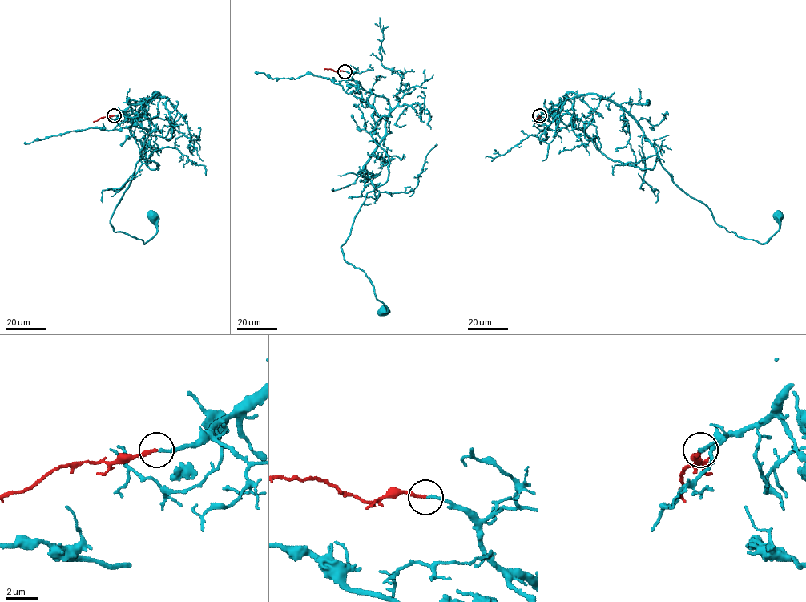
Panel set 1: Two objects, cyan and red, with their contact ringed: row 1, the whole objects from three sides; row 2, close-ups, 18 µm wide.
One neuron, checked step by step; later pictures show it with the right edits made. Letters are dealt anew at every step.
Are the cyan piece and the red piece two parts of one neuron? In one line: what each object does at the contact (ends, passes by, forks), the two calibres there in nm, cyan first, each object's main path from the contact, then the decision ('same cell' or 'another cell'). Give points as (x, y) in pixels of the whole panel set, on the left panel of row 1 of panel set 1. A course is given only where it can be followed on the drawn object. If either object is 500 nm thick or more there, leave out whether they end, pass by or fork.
cyan ends | red ends | 180/200 nm | cyan via (114, 115), (135, 115), (149, 132), (140, 154), (158, 165), (136, 165), (110, 224), (144, 244), (151, 216) | red via (114, 115), (93, 122) | same cell

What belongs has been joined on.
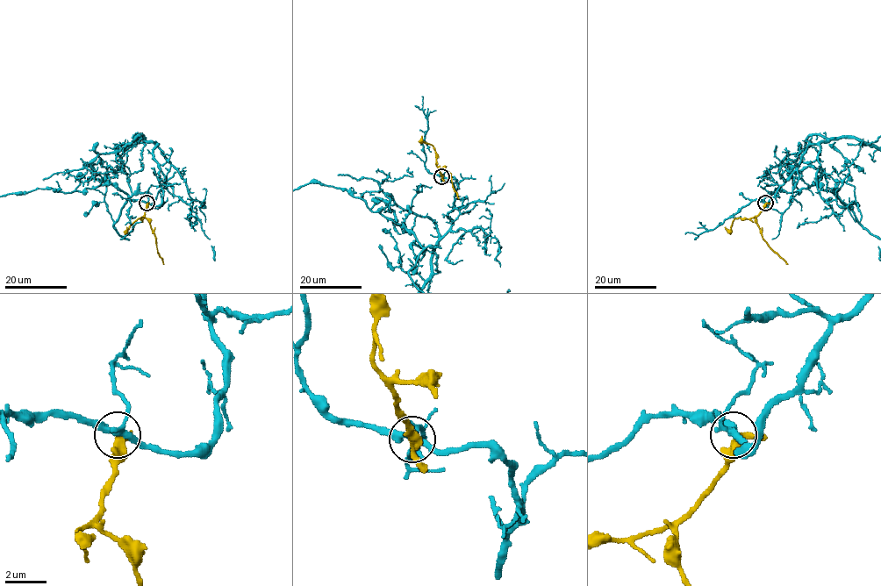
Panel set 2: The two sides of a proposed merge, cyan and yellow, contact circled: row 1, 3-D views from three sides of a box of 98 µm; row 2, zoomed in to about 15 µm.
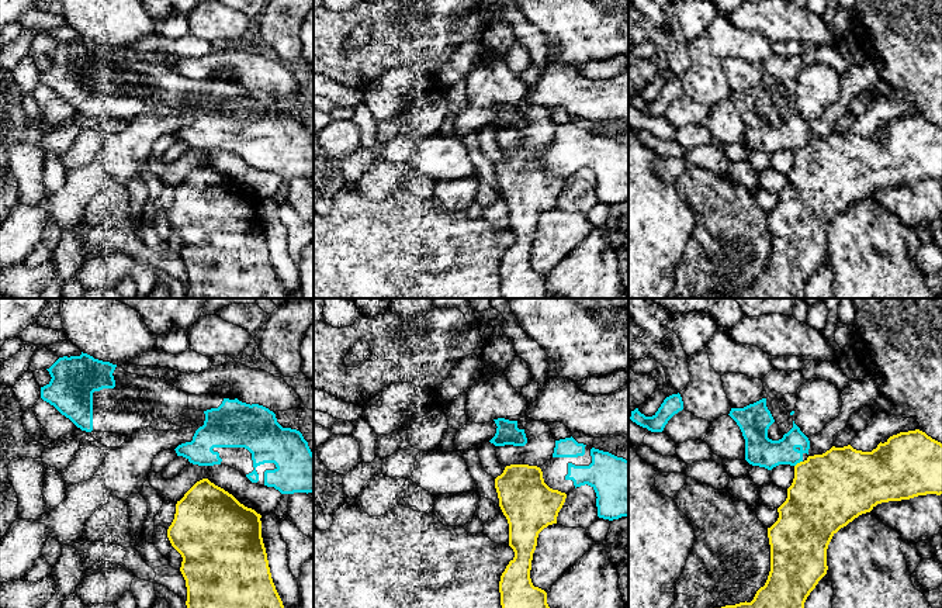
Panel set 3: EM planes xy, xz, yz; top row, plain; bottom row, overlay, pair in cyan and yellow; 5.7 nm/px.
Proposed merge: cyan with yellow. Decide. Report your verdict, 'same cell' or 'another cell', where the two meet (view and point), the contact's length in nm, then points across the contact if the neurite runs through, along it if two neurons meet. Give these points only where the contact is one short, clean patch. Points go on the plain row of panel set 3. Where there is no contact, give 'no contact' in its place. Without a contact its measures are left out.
another cell; meets cyan in yz at (797, 147); contact 60 nm long; border along yz (802, 145), (795, 151)

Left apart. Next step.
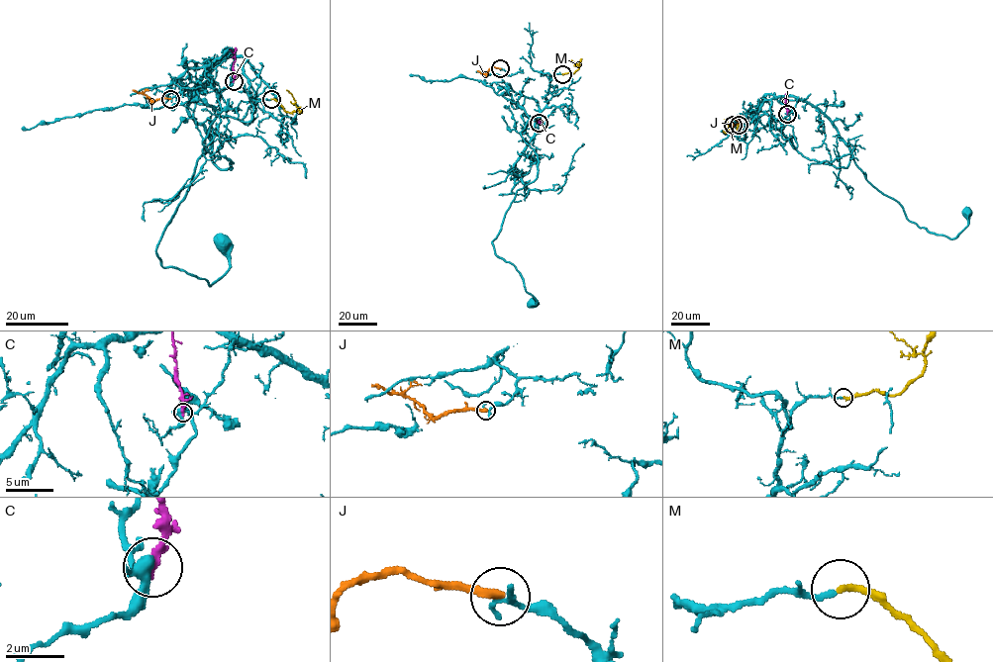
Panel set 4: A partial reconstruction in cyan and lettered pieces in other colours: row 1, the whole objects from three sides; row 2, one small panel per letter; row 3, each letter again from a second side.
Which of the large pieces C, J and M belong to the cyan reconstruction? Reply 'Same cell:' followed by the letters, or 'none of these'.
Same cell: M

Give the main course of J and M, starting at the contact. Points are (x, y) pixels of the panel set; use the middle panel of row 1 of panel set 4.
J: (501, 68), (492, 67), (485, 74), (477, 70)
M: (562, 73), (574, 73), (578, 68), (571, 59)

